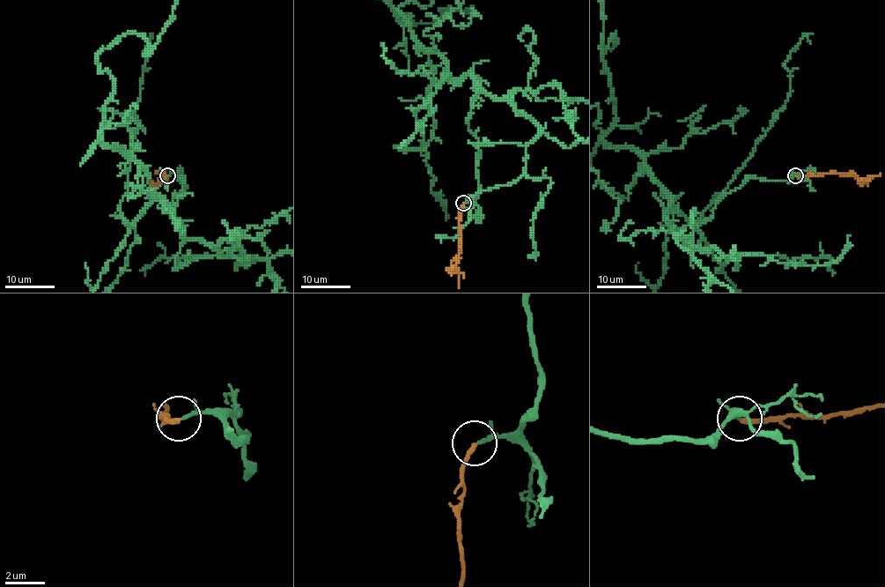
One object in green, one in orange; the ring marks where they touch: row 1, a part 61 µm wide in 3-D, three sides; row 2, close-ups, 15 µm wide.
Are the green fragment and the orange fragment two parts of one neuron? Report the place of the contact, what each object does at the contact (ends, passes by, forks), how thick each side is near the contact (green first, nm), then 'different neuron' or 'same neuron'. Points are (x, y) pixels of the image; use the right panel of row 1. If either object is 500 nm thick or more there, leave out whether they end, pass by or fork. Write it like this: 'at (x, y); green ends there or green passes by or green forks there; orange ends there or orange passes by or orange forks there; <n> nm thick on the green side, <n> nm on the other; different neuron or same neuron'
at (795, 175); green passes by; orange ends there; 130 nm thick on the green side, 240 nm on the other; same neuron

